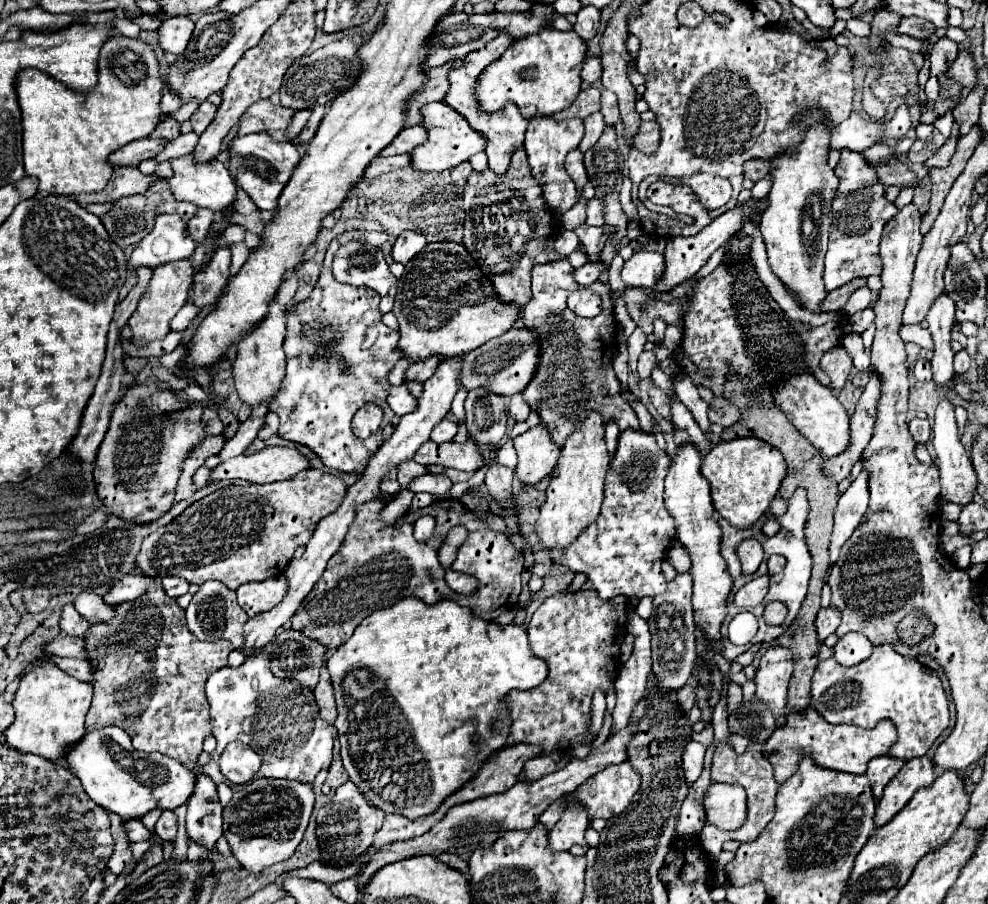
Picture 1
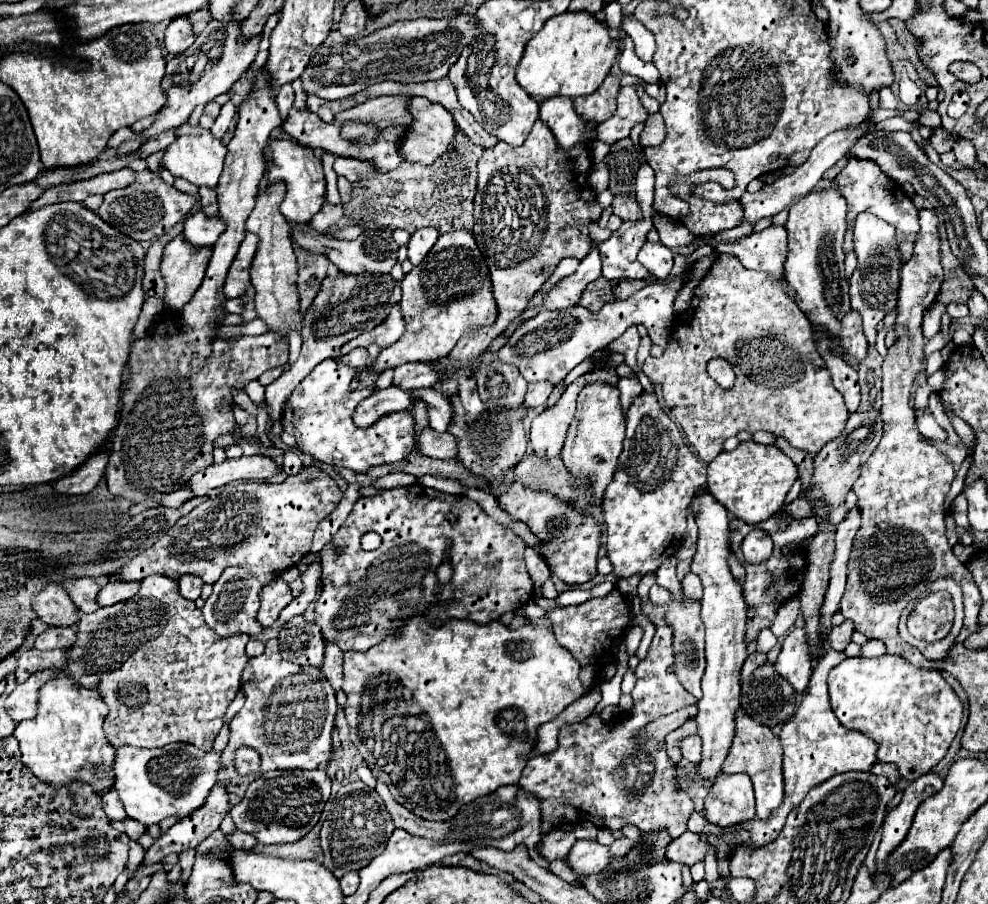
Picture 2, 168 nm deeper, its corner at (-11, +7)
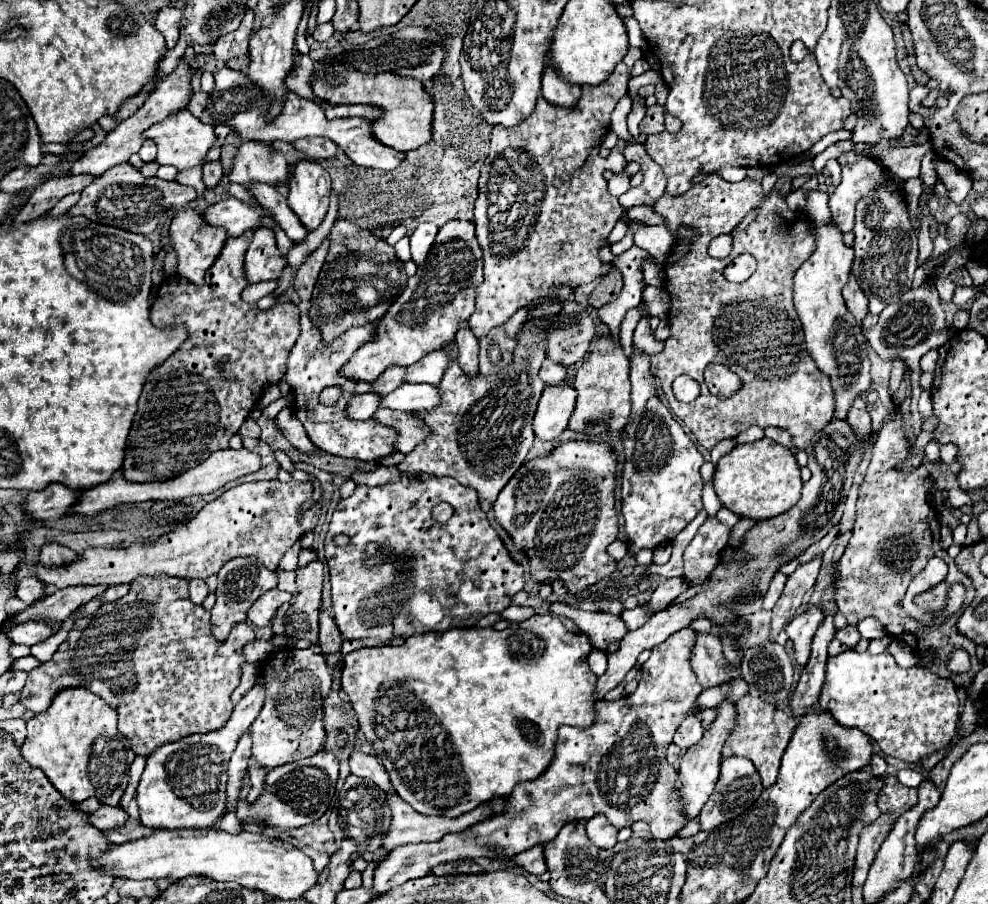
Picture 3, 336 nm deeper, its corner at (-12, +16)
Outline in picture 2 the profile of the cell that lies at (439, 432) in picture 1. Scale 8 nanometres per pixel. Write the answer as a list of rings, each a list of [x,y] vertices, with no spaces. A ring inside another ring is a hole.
[[[414,389],[412,395],[414,395],[414,399],[420,397],[428,405],[430,427],[440,433],[448,431],[452,417],[454,417],[454,409],[452,409],[452,405],[448,405],[450,401],[446,401],[436,389]]]

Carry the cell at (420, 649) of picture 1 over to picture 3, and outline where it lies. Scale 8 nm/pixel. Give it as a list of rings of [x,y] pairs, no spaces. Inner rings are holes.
[[[531,616],[525,622],[511,624],[509,628],[497,632],[493,628],[453,628],[447,632],[427,632],[419,636],[407,638],[403,646],[379,646],[379,648],[361,648],[345,656],[345,668],[341,676],[341,686],[351,698],[351,706],[359,716],[359,730],[365,734],[367,742],[373,746],[377,758],[385,766],[391,776],[391,784],[397,794],[415,808],[419,814],[437,814],[437,816],[461,816],[471,812],[483,802],[489,802],[495,796],[511,796],[513,788],[519,782],[533,780],[535,776],[543,774],[545,768],[553,760],[553,748],[557,742],[557,730],[561,724],[587,728],[595,722],[595,684],[597,676],[591,672],[587,664],[587,656],[593,652],[593,646],[585,634],[569,632],[557,616]]]

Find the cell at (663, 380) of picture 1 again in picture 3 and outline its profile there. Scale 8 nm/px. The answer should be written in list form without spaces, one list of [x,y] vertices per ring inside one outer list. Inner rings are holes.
[[[565,302],[563,312],[553,318],[547,330],[547,358],[571,366],[579,362],[591,346],[595,324],[577,302]]]

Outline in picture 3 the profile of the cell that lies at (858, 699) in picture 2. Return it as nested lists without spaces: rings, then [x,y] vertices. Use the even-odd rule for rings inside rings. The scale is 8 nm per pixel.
[[[855,650],[829,656],[819,706],[829,712],[837,724],[859,728],[873,738],[887,756],[909,764],[947,748],[959,720],[959,698],[953,680],[941,678],[927,668],[901,668],[891,654],[873,656]]]

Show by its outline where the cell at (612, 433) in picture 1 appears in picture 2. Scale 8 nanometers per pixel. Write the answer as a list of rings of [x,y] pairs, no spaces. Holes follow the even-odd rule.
[[[620,379],[618,381],[618,391],[620,391],[620,403],[622,411],[628,411],[628,405],[632,405],[634,397],[642,393],[642,385],[636,379]]]

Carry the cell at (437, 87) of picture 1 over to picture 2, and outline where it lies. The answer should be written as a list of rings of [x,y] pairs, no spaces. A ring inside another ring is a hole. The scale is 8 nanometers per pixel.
[[[412,95],[374,97],[348,111],[338,113],[336,123],[344,123],[352,119],[352,121],[362,121],[362,123],[374,123],[380,129],[386,129],[390,125],[410,125],[412,115],[408,113],[408,101],[412,101]]]

